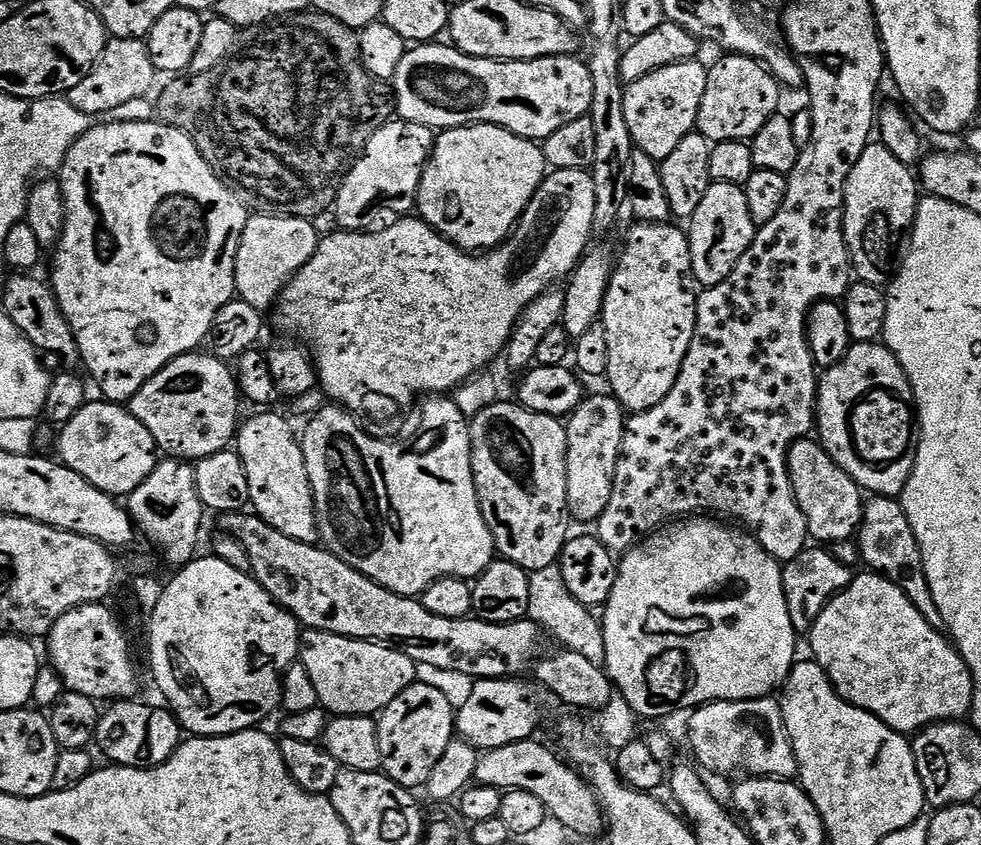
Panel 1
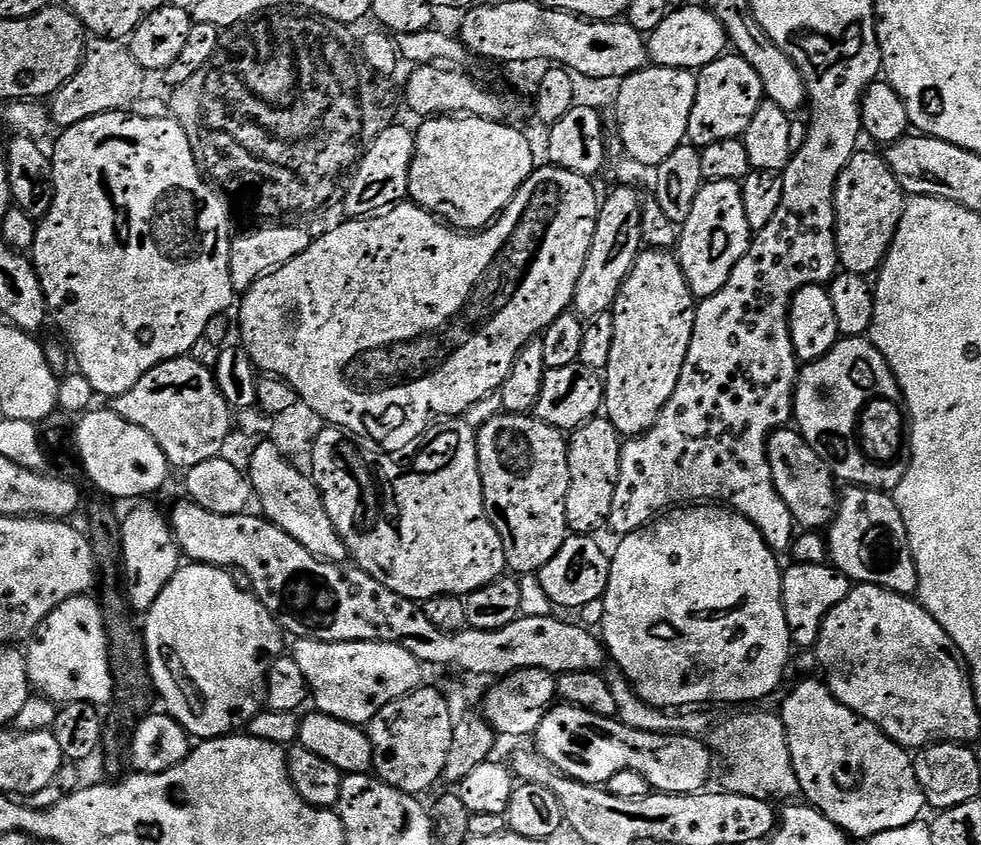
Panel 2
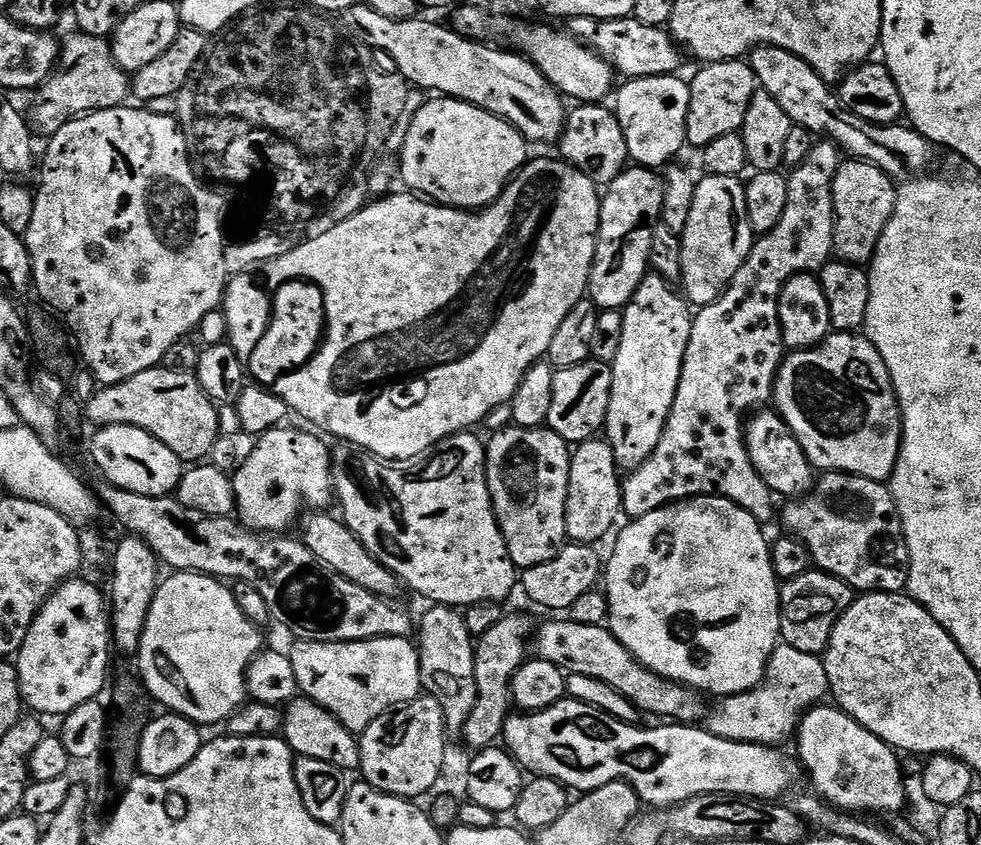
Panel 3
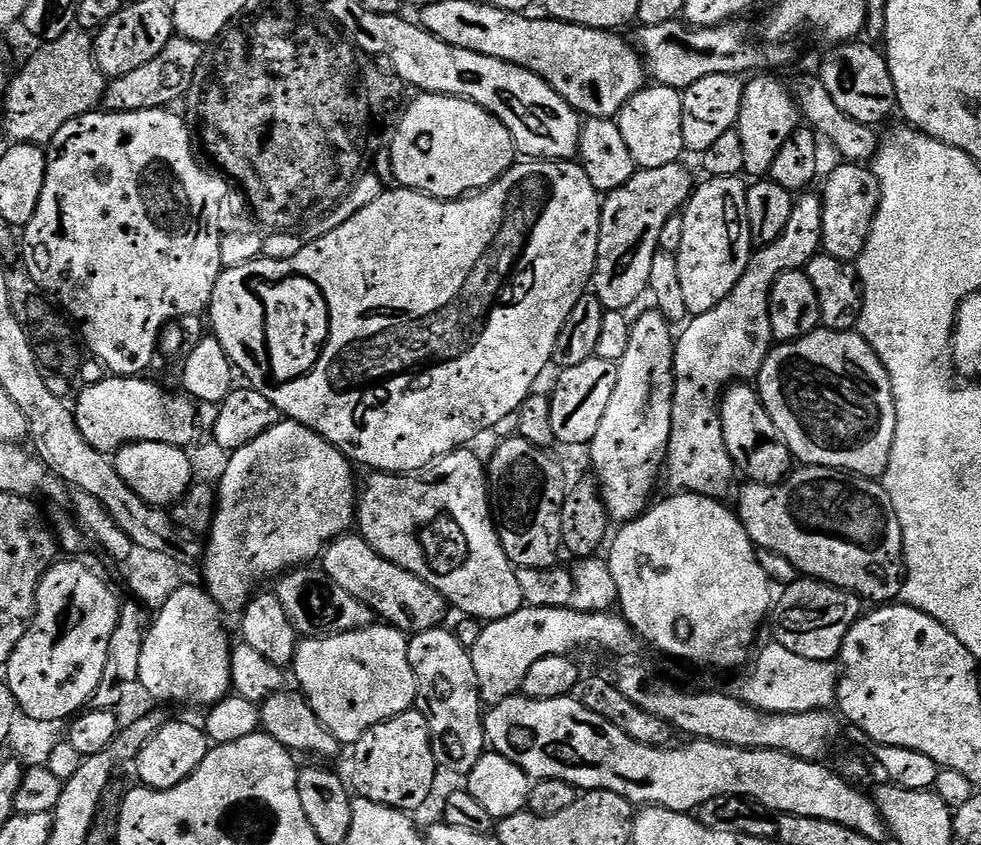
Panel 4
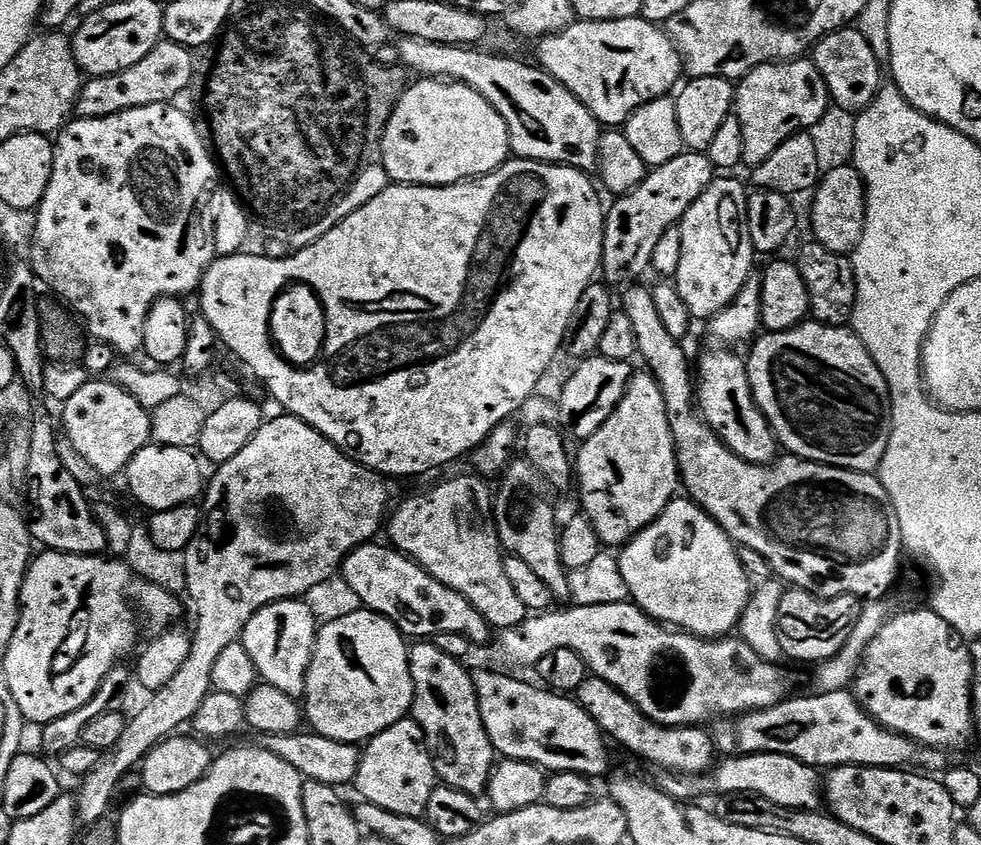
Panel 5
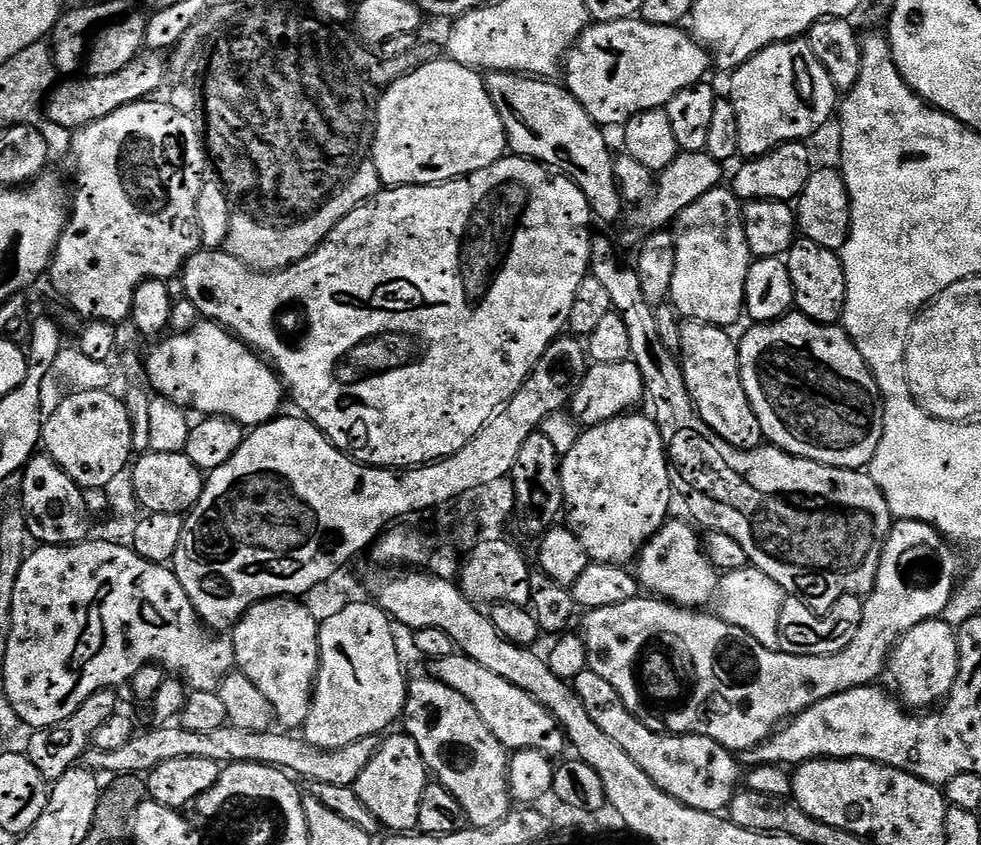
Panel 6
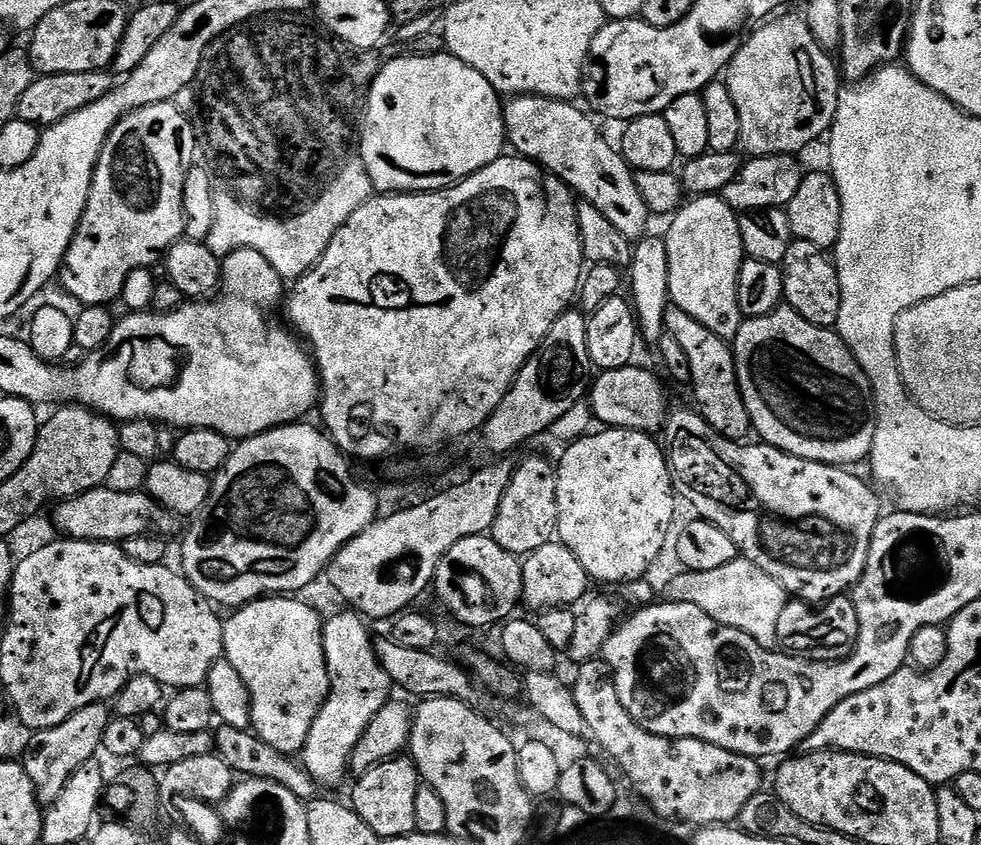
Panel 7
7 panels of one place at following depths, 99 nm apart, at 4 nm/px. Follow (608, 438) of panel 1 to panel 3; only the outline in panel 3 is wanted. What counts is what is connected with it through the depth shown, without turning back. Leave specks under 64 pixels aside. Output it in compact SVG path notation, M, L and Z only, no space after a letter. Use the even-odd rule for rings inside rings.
M593 438L579 445L572 452L568 483L568 501L566 502L568 540L578 544L599 545L599 540L612 527L613 529L617 527L616 519L621 519L623 502L622 472L607 439Z

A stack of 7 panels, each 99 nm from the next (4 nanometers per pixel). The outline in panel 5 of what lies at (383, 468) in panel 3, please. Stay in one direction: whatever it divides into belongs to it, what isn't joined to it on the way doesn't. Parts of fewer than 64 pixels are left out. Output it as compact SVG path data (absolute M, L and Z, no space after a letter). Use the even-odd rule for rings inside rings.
M471 475L452 476L402 501L391 513L386 532L388 528L391 547L411 556L450 590L458 590L493 629L518 626L530 613L504 569L506 553L496 532L490 488L488 492L479 475Z

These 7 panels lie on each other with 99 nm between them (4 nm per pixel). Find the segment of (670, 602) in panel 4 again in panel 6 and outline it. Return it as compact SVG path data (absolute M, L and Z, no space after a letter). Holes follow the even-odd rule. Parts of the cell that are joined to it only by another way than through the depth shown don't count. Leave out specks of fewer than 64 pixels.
M669 519L663 524L654 534L652 541L641 550L638 557L639 564L639 583L645 589L648 587L652 591L649 593L655 594L659 599L669 601L673 604L679 604L682 608L690 608L693 610L703 609L705 606L708 606L704 604L710 602L712 604L717 599L717 591L722 577L721 573L712 565L707 552L703 549L701 533L688 520Z

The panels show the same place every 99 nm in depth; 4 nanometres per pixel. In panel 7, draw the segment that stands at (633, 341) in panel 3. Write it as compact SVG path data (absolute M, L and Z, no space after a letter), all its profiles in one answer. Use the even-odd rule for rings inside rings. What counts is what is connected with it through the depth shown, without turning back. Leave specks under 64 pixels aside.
M605 427L604 432L581 436L580 439L572 441L563 449L564 457L558 460L556 469L556 477L558 478L558 526L556 527L556 536L559 543L565 544L570 550L570 554L574 554L574 558L578 558L578 562L582 562L582 566L586 570L586 574L593 581L601 580L604 584L615 584L621 586L627 584L631 580L643 580L647 574L648 567L656 563L658 554L663 550L663 543L666 542L667 530L670 527L670 518L673 517L673 505L676 493L672 486L672 471L668 468L668 457L661 445L656 444L651 435L638 430L630 430L629 428L610 428Z

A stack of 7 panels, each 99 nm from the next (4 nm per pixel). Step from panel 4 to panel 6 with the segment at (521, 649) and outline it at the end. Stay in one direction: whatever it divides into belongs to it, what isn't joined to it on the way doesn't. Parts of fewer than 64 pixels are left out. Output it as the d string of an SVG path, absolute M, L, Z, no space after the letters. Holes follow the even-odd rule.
M896 520L893 523L891 534L888 535L888 540L884 543L884 553L880 555L876 585L872 587L871 592L868 593L864 600L862 622L858 626L850 646L846 646L840 652L835 652L829 656L799 656L798 654L786 654L779 650L766 649L761 642L755 641L746 630L731 625L730 622L722 620L719 615L707 616L707 611L682 608L679 604L673 604L659 598L648 598L652 600L637 598L628 602L622 602L621 605L594 609L585 615L582 635L584 637L584 645L586 646L586 654L588 655L588 668L594 674L598 674L598 678L606 678L606 682L610 682L610 686L614 686L614 690L618 690L618 698L622 698L626 710L630 710L630 714L634 714L646 726L650 726L650 730L666 732L677 736L705 736L714 742L718 742L733 754L743 754L749 752L754 746L761 744L763 740L767 740L781 724L791 720L799 712L805 712L810 706L814 706L826 698L834 698L834 694L842 694L846 690L867 688L875 685L879 681L876 679L883 672L885 675L886 669L890 664L892 649L896 647L896 643L907 632L914 630L914 626L918 626L927 620L943 617L946 606L950 602L950 598L956 593L958 581L962 576L960 560L956 557L955 550L957 551L945 537L941 536L929 524L923 524L917 520Z

